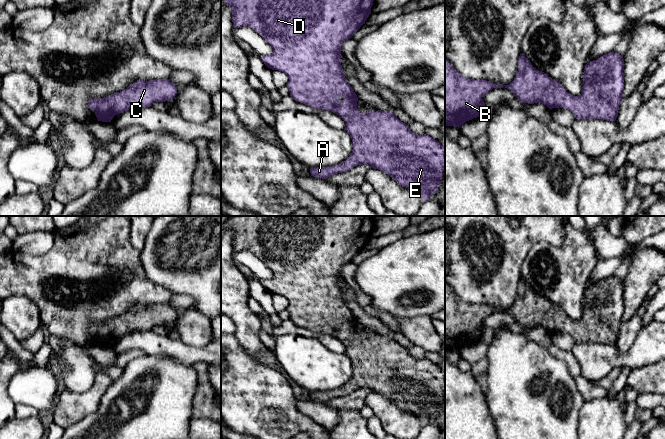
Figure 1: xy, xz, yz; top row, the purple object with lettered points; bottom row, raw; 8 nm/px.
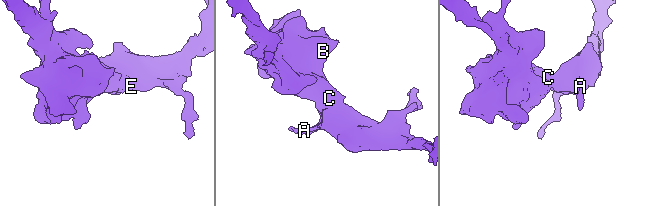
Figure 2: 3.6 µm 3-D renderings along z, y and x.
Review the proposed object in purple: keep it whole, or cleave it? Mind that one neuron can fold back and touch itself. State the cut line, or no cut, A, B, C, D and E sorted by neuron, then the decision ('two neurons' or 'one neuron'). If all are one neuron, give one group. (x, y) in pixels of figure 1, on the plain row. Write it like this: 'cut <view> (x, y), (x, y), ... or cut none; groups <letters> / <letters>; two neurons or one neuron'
cut none; groups A B C D E; one neuron

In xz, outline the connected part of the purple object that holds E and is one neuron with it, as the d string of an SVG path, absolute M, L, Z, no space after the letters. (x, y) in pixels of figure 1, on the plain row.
M231 216L224 226L232 233L234 252L249 250L271 269L273 276L261 283L268 292L282 295L288 300L286 310L294 324L315 333L331 335L345 345L345 354L352 363L351 379L339 389L311 392L313 401L326 403L357 389L367 388L387 397L399 409L419 417L425 426L441 409L441 398L445 395L445 371L427 358L416 359L391 335L360 336L357 332L358 321L343 298L341 270L365 248L374 223L372 216Z

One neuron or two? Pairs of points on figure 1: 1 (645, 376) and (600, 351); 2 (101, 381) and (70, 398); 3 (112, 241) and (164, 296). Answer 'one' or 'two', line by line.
1: two
2: one
3: one

